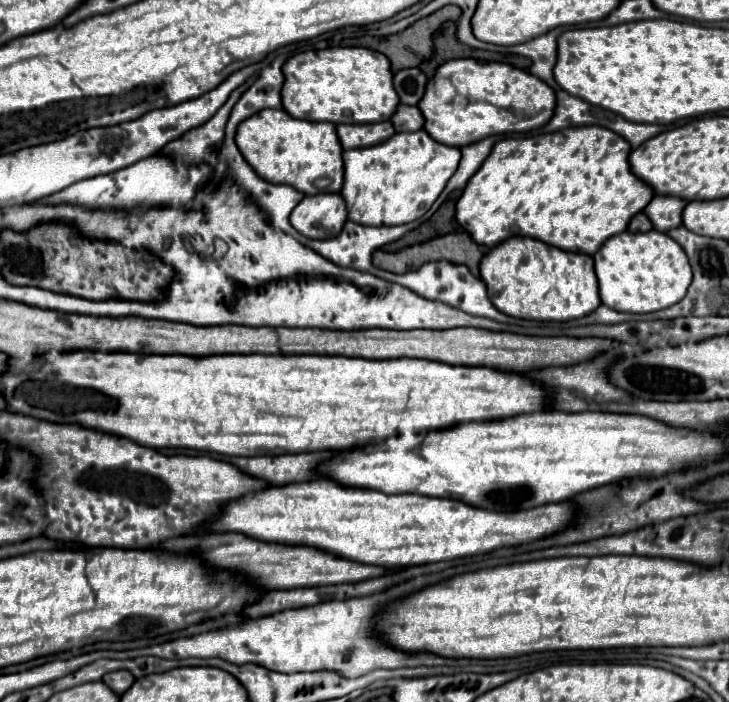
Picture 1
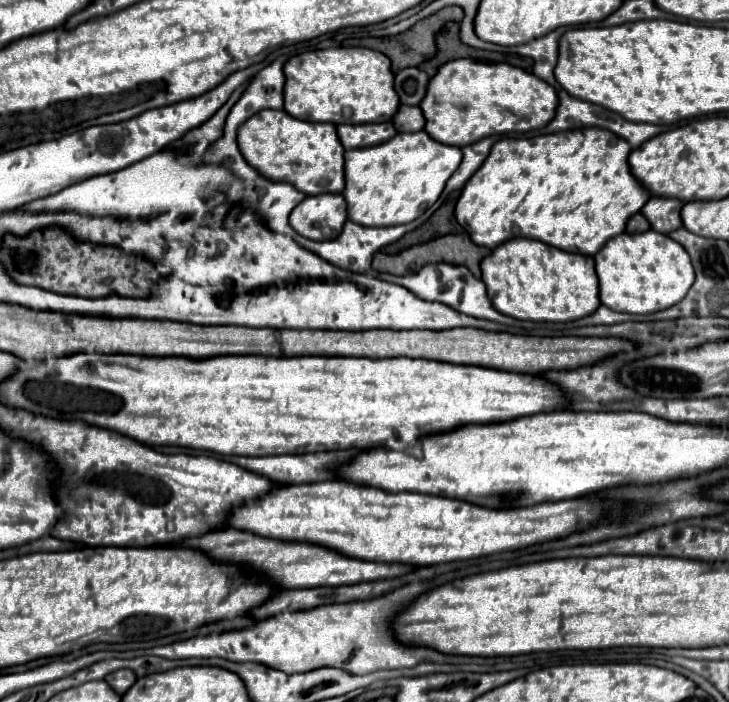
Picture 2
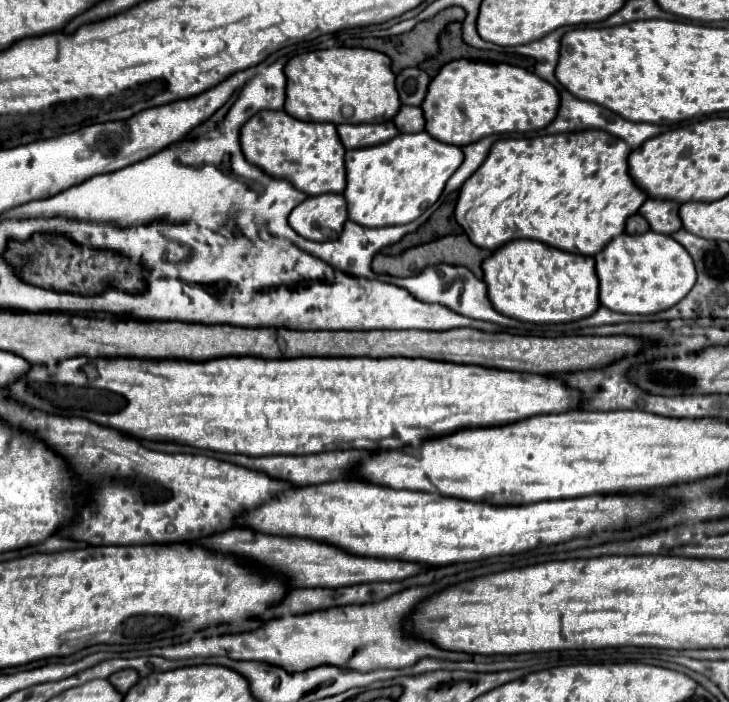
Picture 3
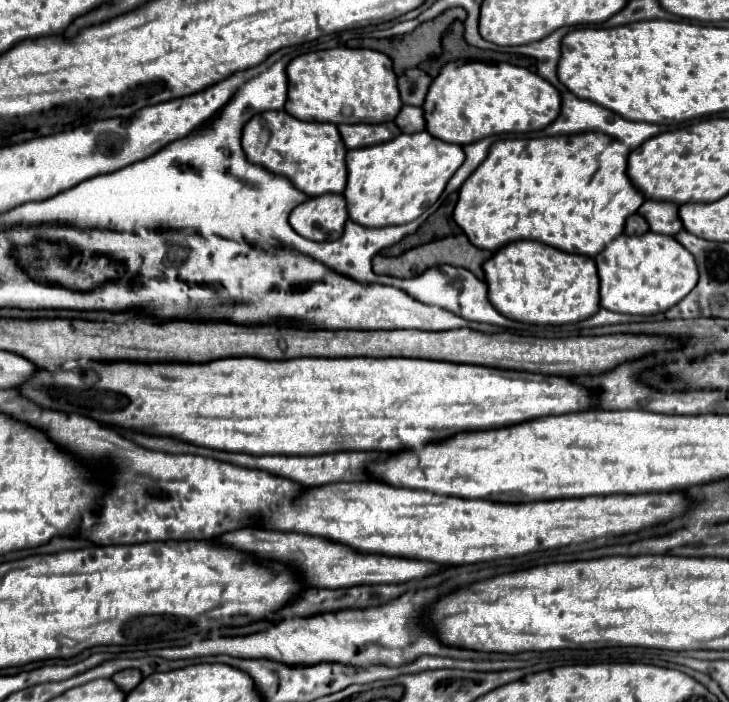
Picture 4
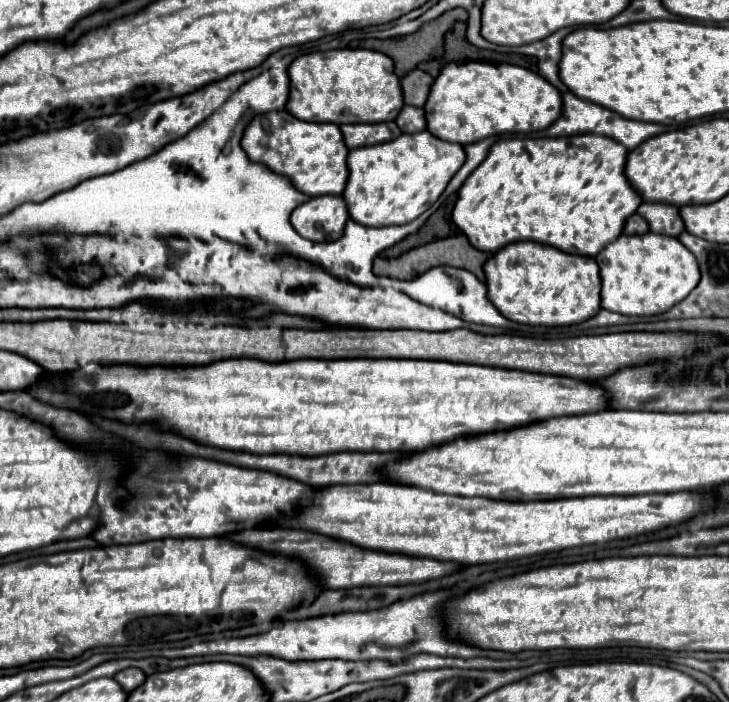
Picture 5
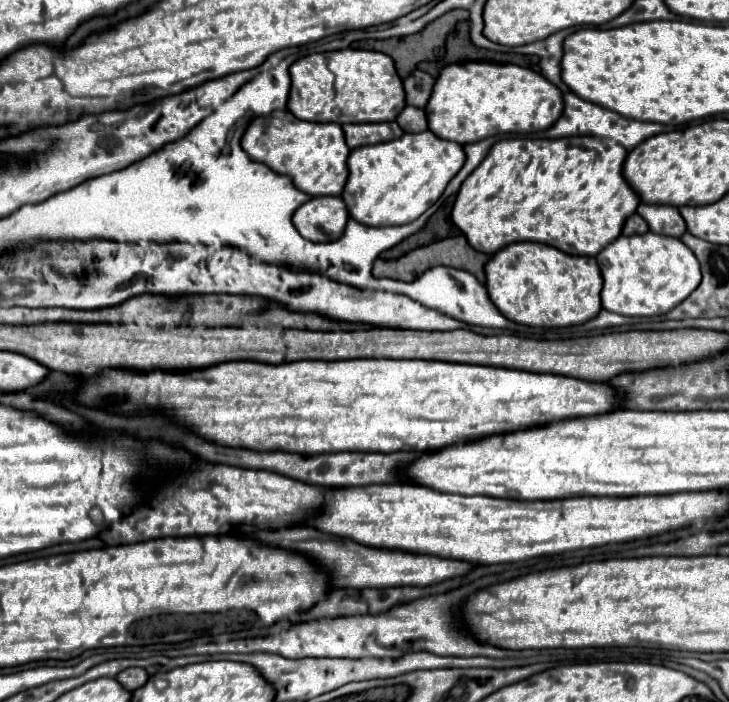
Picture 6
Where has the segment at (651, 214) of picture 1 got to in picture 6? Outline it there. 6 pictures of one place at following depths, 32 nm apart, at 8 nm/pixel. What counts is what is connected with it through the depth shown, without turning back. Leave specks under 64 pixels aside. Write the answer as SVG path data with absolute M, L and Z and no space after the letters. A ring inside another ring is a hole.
M640 204L636 210L650 226L652 232L680 238L686 232L686 224L676 206L664 204Z

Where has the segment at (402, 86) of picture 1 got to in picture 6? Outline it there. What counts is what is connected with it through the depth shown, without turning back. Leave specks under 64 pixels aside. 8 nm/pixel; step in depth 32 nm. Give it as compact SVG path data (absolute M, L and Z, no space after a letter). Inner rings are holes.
M414 70L408 78L404 78L404 92L406 92L406 104L424 108L430 94L432 94L434 78L422 70Z

